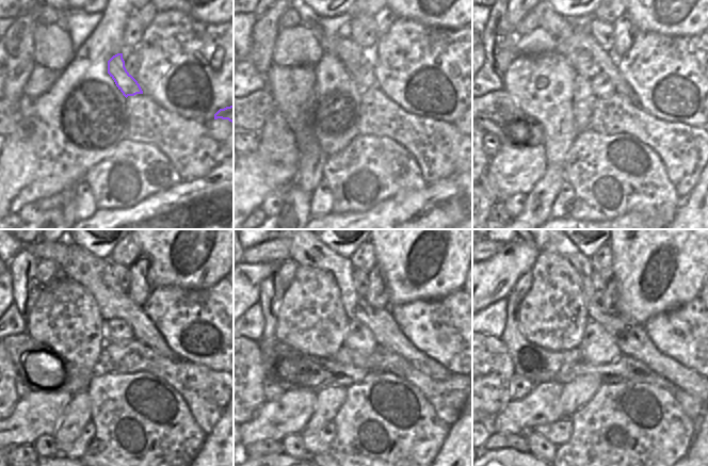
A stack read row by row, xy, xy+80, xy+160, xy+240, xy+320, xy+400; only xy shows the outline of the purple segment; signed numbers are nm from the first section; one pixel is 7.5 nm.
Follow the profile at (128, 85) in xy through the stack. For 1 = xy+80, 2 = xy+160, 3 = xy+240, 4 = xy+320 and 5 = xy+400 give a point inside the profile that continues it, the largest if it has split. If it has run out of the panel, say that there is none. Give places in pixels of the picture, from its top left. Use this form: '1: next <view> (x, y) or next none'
1: next xy+80 (350, 52)
2: next xy+160 (557, 26)
3: next xy+240 (60, 252)
4: next xy+320 (273, 251)
5: next xy+400 (494, 251)

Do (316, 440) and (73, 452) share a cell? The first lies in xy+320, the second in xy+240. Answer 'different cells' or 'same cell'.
same cell

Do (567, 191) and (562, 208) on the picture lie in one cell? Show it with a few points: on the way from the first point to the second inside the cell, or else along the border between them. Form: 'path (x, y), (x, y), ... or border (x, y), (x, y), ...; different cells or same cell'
path (565, 195), (562, 204); same cell

